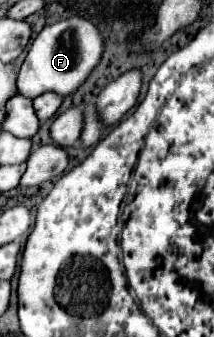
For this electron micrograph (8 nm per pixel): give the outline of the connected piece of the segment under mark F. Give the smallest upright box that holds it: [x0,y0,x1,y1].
[16,17,104,99]

